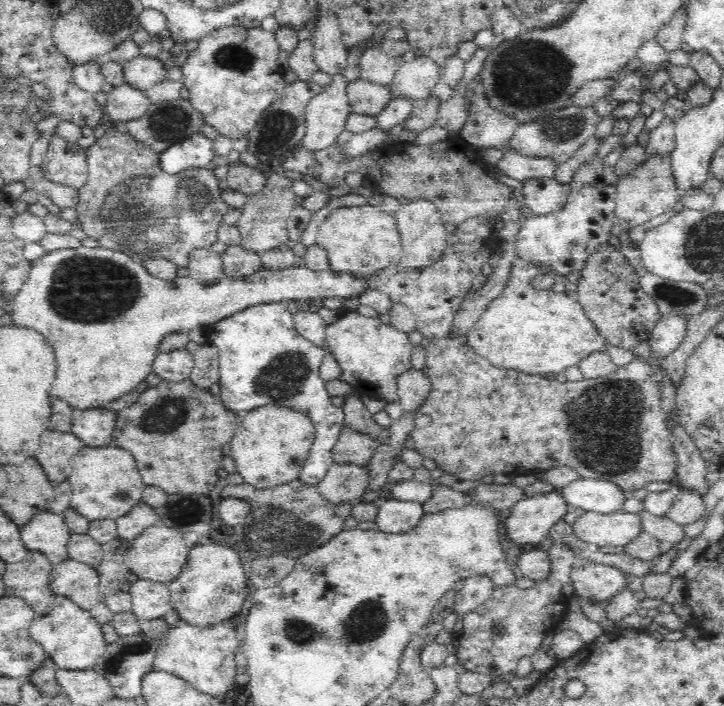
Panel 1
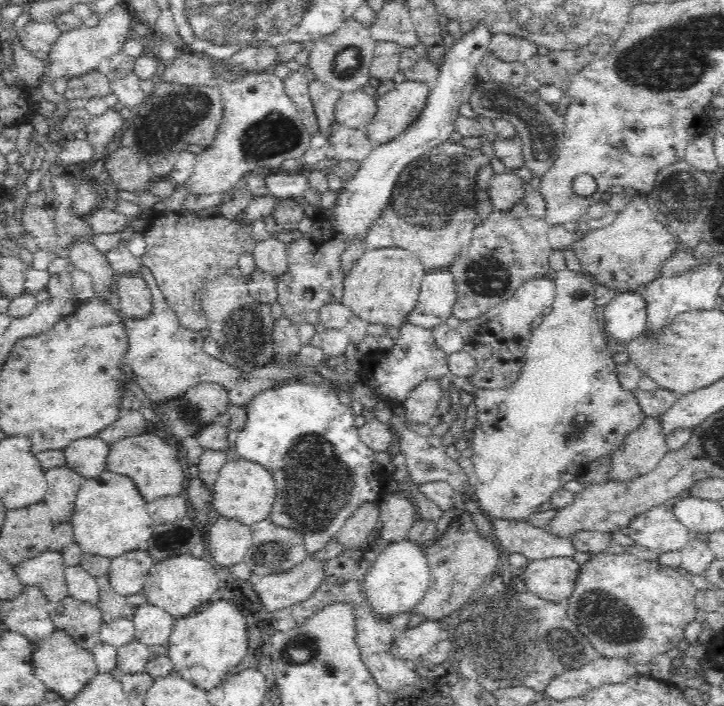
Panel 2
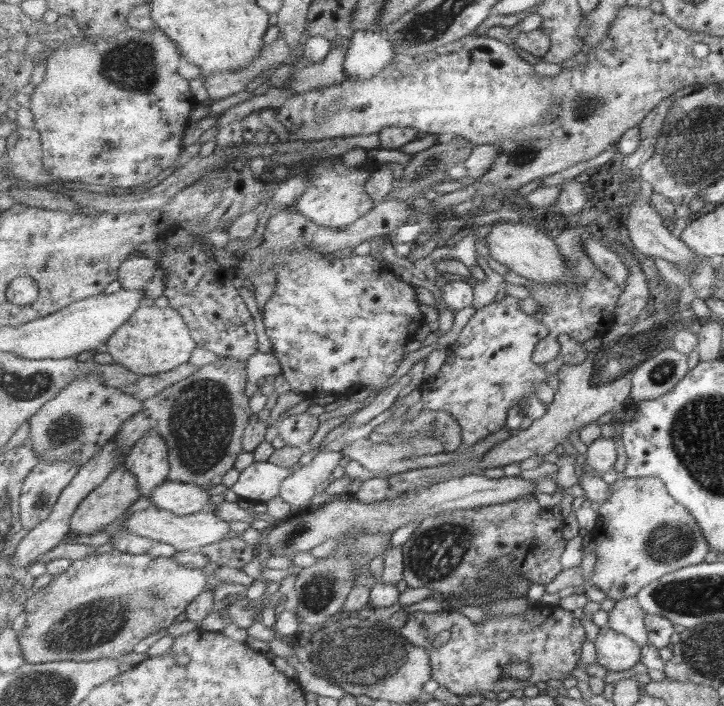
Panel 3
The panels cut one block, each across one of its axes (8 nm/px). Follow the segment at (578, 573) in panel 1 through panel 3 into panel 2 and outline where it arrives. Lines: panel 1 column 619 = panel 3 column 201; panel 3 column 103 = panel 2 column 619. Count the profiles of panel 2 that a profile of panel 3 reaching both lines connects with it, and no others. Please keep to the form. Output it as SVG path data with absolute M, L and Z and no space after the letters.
M596 553L581 566L577 586L567 600L568 616L578 630L589 638L593 647L606 658L627 659L634 665L650 664L652 658L666 654L684 640L684 628L696 618L698 590L688 578L658 560L643 558L634 553Z

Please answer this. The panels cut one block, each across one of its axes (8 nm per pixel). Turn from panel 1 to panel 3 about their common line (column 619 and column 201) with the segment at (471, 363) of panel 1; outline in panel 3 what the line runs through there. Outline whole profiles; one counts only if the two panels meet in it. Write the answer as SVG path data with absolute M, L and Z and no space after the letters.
M224 358L203 365L185 378L144 401L144 408L125 421L118 433L118 458L115 469L122 468L133 447L149 430L157 430L168 444L168 462L172 482L193 484L211 489L223 484L223 476L233 469L244 453L244 430L255 415L250 396L245 394L248 373L246 363L235 358Z

